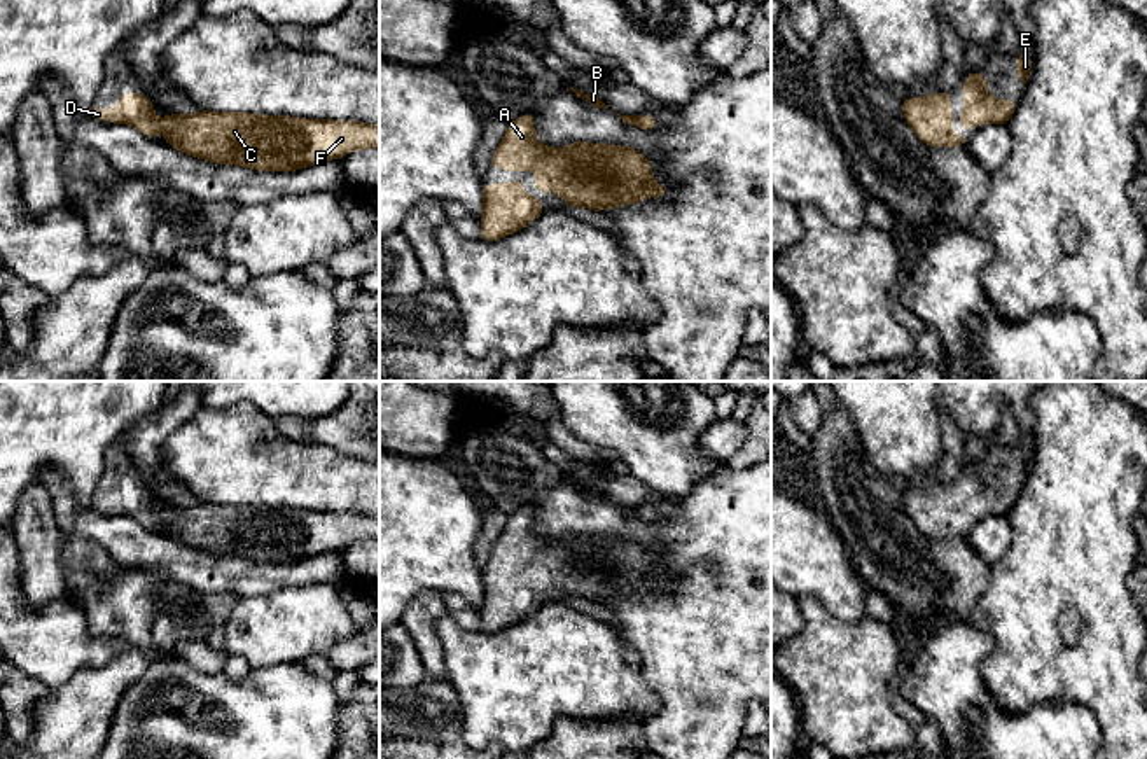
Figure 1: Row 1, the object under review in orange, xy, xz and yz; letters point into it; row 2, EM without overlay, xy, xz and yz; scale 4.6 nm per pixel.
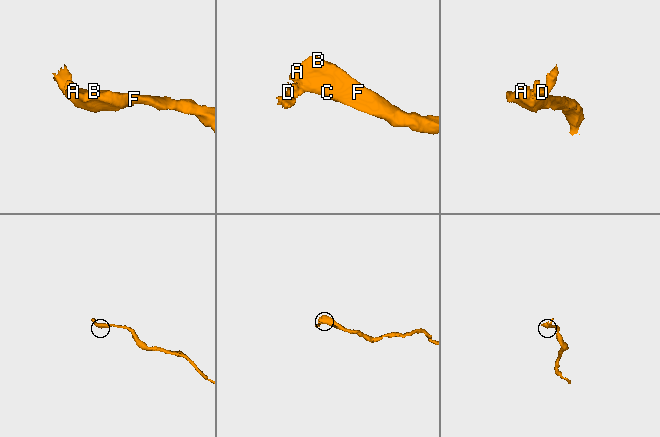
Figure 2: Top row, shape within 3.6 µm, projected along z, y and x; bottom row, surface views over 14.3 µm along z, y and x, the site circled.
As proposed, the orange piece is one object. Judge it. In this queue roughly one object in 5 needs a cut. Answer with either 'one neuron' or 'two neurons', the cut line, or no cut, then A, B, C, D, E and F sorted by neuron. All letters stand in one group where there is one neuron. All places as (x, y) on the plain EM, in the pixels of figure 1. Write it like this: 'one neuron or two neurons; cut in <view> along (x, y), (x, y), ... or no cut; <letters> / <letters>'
one neuron; no cut; A B C D E F

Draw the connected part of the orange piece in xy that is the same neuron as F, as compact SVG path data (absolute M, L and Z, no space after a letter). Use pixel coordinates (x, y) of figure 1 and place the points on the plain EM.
M126 484L115 500L91 500L91 507L114 516L133 516L149 530L164 521L171 540L259 563L295 563L353 542L379 539L379 518L358 512L212 502L191 507L173 504L156 511L152 500L149 488Z

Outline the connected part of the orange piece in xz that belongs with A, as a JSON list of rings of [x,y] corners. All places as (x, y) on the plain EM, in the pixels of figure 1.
[[[535,505],[509,514],[490,556],[493,561],[533,561],[535,584],[561,584],[563,598],[603,603],[668,586],[656,575],[649,551],[626,537],[575,533],[551,540],[535,530]]]

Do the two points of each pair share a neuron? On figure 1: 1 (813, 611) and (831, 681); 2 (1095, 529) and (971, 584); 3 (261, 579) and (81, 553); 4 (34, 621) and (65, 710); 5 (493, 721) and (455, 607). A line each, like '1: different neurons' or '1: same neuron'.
1: same neuron
2: different neurons
3: different neurons
4: different neurons
5: different neurons

